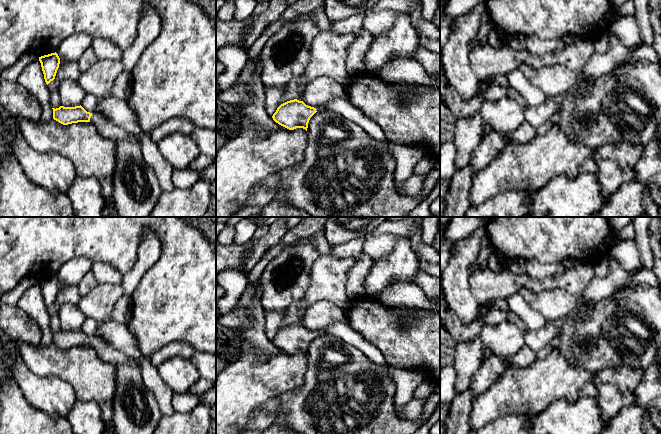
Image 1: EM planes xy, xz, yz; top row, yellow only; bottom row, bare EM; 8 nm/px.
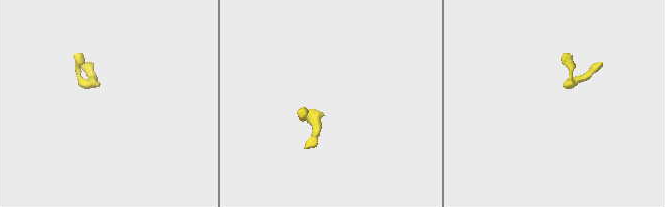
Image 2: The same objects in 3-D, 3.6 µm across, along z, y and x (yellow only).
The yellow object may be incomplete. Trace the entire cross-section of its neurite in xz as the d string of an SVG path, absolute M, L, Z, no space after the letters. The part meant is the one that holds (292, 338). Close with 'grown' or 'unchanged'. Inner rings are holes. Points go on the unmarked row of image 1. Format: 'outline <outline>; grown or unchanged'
outline M294 323L281 328L272 342L276 347L289 354L303 352L307 355L310 342L316 336L325 334L327 334L325 328L314 332L306 329L303 325Z; grown

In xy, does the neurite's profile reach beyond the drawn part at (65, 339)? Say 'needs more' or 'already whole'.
needs more

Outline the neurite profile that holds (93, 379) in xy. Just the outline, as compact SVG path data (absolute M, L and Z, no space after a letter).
M20 342L19 360L40 377L53 376L66 381L74 388L77 400L96 402L100 407L103 422L111 424L117 366L101 360L94 347L78 346L63 349L54 343L48 346L32 346Z

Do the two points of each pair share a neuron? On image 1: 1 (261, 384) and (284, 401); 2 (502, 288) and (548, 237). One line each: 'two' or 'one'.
1: two
2: two

